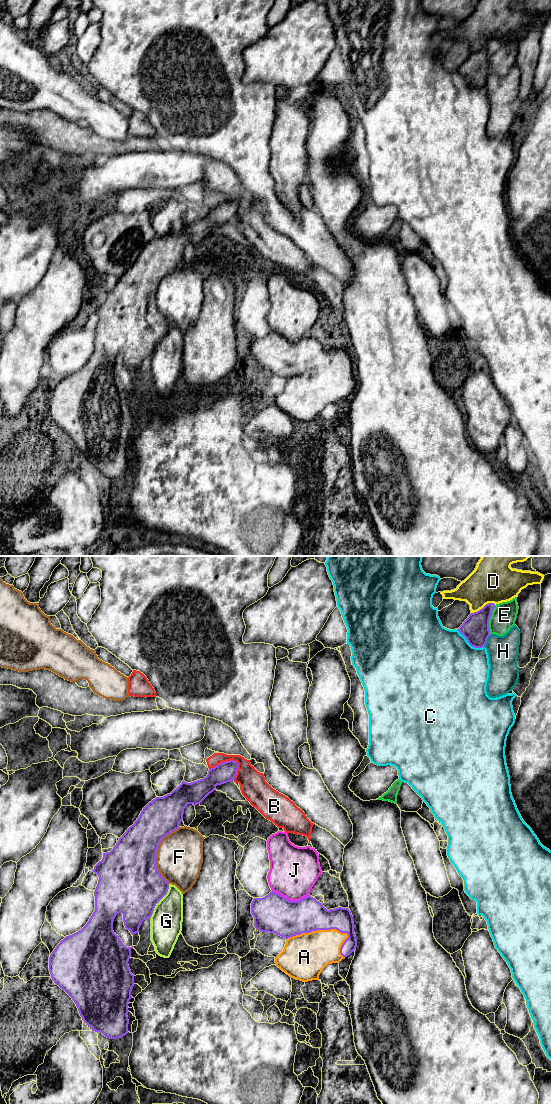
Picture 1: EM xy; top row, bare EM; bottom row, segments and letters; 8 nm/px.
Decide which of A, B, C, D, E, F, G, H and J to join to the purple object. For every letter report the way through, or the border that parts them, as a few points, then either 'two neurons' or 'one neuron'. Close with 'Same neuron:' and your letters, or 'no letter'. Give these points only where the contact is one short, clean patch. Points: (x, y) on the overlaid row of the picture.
A: one neuron
B: along xy (238, 763), (226, 760), (209, 769) | two neurons
C: two neurons
D: two neurons
E: two neurons
F: two neurons
G: two neurons
H: two neurons
J: two neurons
Same neuron: A

